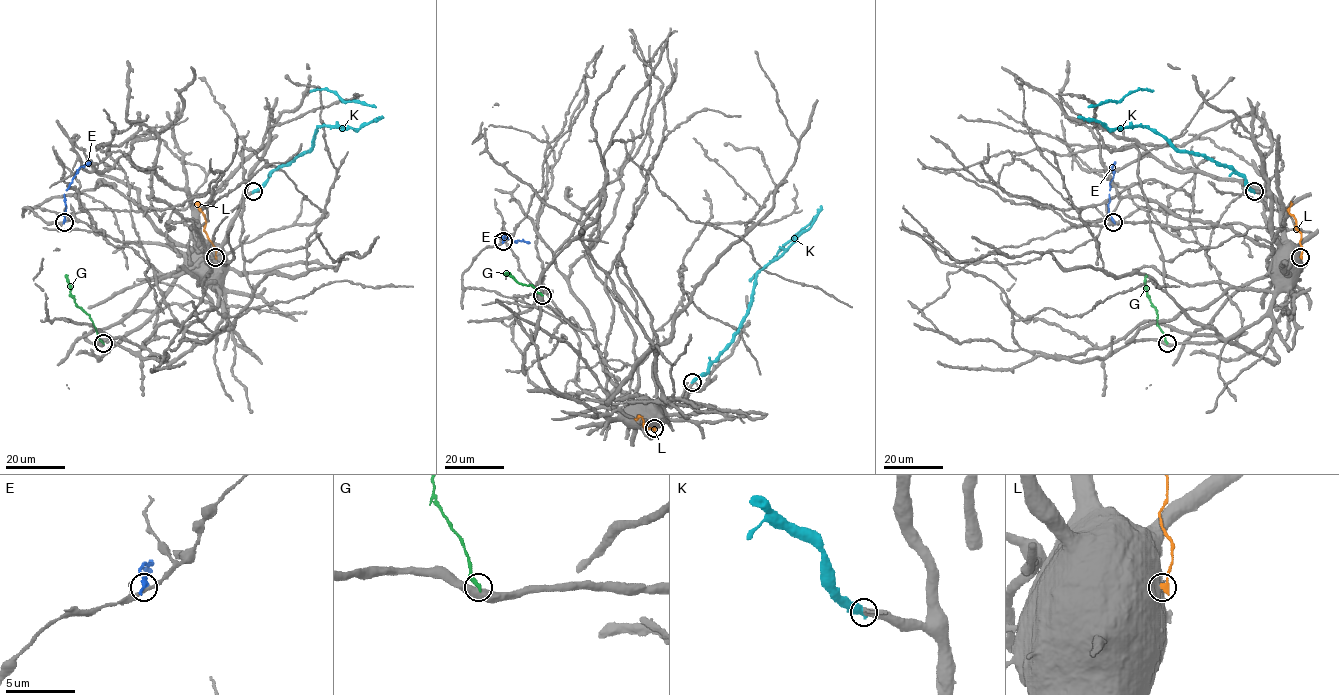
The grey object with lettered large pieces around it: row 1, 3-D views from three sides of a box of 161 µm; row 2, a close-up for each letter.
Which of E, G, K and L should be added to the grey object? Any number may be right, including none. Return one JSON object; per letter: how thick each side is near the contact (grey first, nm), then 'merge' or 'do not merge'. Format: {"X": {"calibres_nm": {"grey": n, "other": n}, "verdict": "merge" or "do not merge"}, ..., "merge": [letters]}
{"E": {"calibres_nm": {"grey": 280, "other": 400}, "verdict": "do not merge"}, "G": {"calibres_nm": {"grey": 550, "other": 320}, "verdict": "do not merge"}, "K": {"calibres_nm": {"grey": 380, "other": 600}, "verdict": "merge"}, "L": {"calibres_nm": {"grey": 900, "other": 360}, "verdict": "do not merge"}, "merge": ["K"]}

